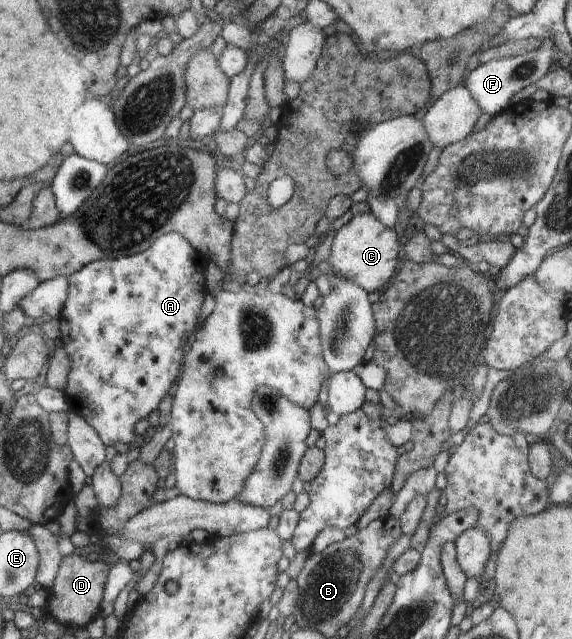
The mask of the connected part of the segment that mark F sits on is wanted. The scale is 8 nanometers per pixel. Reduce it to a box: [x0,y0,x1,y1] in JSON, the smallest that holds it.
[465,39,553,117]

